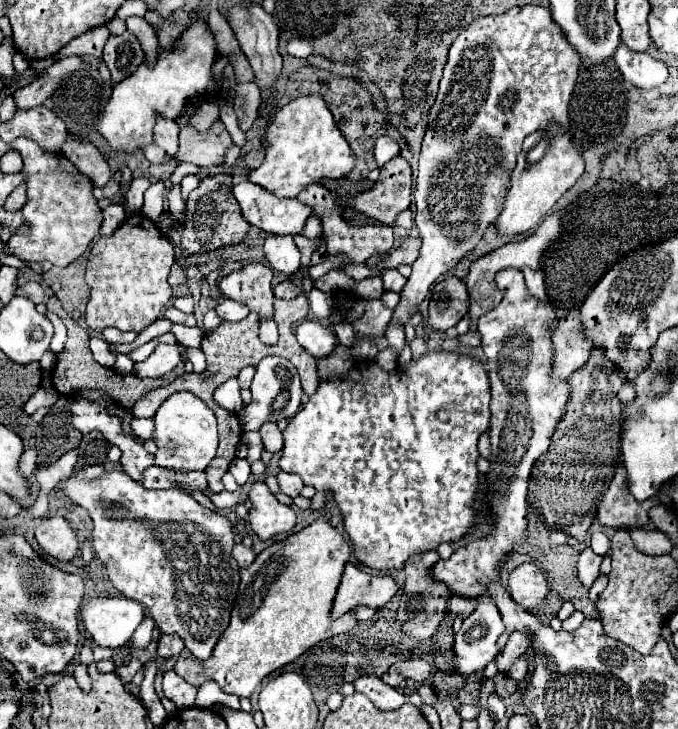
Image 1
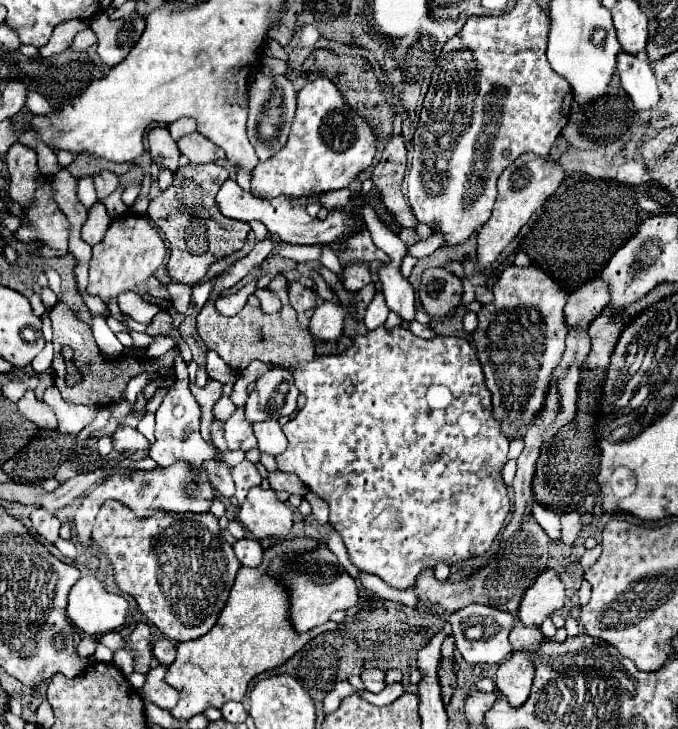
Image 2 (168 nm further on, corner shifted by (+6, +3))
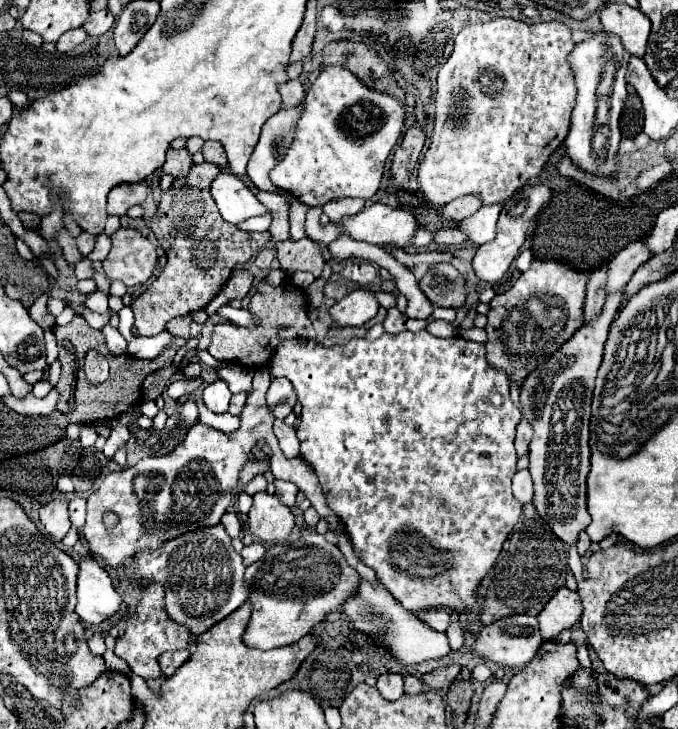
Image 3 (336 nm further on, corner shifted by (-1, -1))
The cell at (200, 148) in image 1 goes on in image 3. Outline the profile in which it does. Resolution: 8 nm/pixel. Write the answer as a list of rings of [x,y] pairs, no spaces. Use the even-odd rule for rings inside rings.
[[[204,142],[204,148],[202,148],[202,154],[208,162],[224,168],[228,164],[226,160],[226,152],[224,152],[224,146],[220,142]]]

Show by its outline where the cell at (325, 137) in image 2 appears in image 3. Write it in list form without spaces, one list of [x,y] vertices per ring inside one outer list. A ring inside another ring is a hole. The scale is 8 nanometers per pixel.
[[[326,66],[306,92],[304,108],[294,128],[294,140],[288,146],[284,160],[272,168],[270,180],[306,206],[324,206],[330,200],[348,196],[368,200],[380,190],[384,164],[396,140],[400,138],[404,118],[406,108],[392,94],[368,88],[344,66]]]

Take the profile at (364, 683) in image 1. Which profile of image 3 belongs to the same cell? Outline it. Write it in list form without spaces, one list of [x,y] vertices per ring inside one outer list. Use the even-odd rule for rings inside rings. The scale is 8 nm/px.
[[[382,674],[378,676],[376,688],[386,700],[398,700],[404,694],[404,680],[400,674]]]

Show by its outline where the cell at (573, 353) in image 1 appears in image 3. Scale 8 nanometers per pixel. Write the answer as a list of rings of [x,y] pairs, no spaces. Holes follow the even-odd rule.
[[[632,242],[628,244],[610,264],[608,264],[608,282],[606,282],[606,294],[612,294],[618,286],[628,284],[632,274],[638,266],[650,260],[650,250],[644,242]]]

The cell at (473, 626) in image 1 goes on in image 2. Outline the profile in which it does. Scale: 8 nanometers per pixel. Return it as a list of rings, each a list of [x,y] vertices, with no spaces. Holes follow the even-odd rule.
[[[469,604],[467,608],[451,614],[449,618],[453,624],[455,646],[469,664],[501,664],[505,662],[505,658],[509,658],[509,630],[513,626],[513,616],[509,612],[501,612],[483,604]]]

